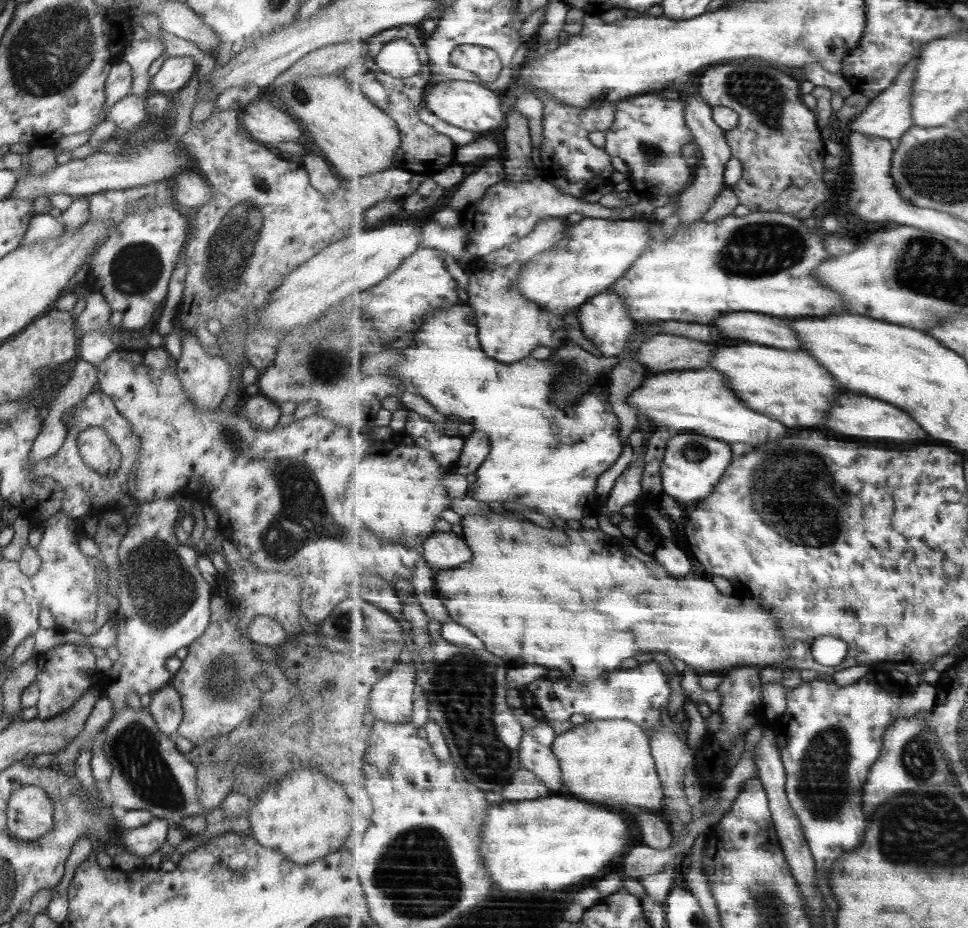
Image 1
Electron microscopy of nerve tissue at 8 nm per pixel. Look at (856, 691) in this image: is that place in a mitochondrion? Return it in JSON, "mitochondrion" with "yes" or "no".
{"mitochondrion":"no"}

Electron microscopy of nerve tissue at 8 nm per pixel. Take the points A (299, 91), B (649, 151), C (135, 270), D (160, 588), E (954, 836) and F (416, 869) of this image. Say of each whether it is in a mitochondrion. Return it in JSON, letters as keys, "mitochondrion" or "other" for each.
{"A":"mitochondrion","B":"mitochondrion","C":"mitochondrion","D":"mitochondrion","E":"mitochondrion","F":"mitochondrion"}

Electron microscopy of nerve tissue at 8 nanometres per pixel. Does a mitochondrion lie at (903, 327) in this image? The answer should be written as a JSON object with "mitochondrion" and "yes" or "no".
{"mitochondrion":"no"}

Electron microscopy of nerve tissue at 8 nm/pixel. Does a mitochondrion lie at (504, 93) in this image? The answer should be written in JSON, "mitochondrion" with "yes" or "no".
{"mitochondrion":"no"}

